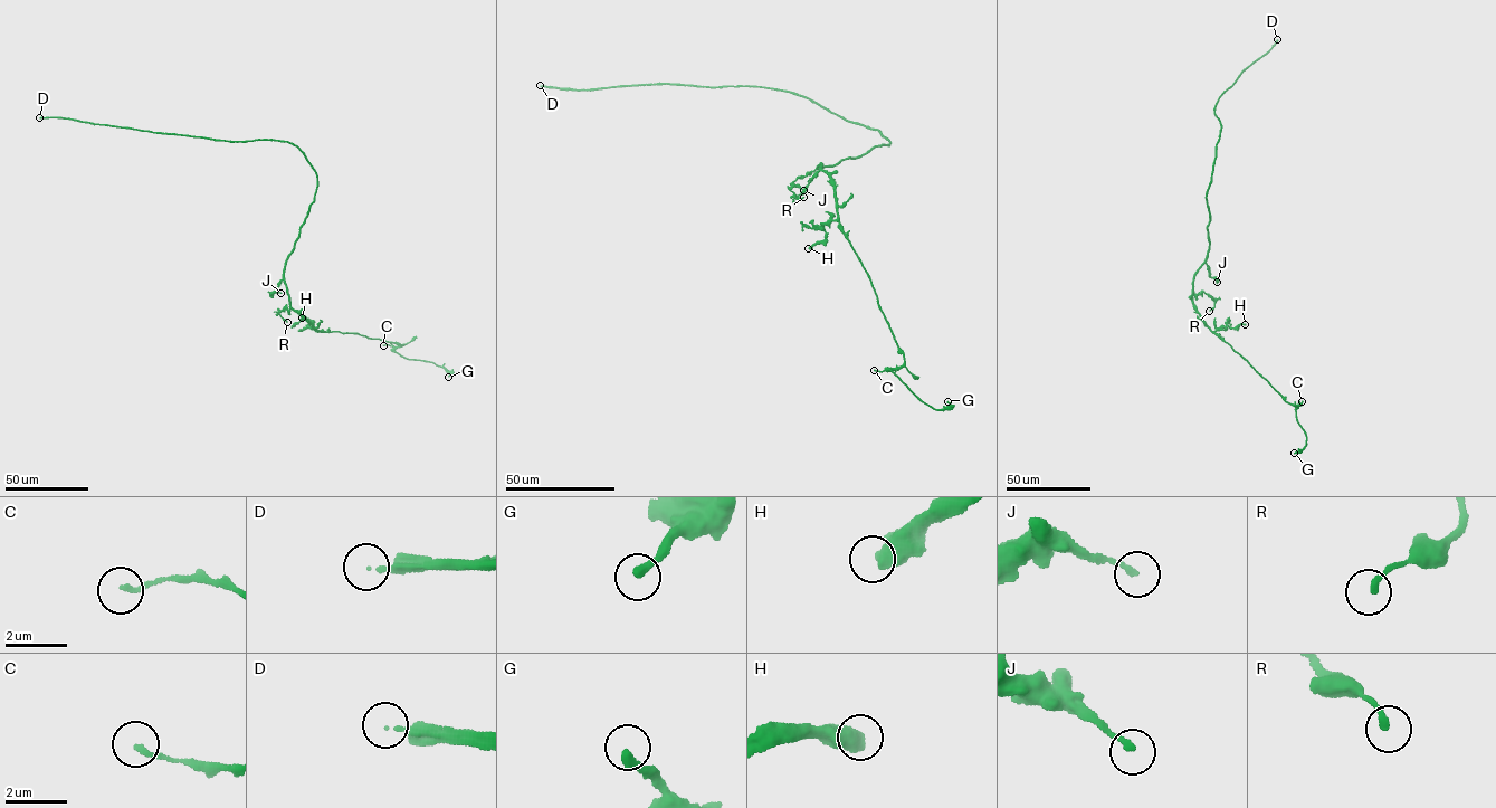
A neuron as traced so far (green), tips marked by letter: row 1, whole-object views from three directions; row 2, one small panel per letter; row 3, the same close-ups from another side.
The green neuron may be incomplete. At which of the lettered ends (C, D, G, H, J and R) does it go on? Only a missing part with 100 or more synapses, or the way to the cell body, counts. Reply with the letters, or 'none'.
D

